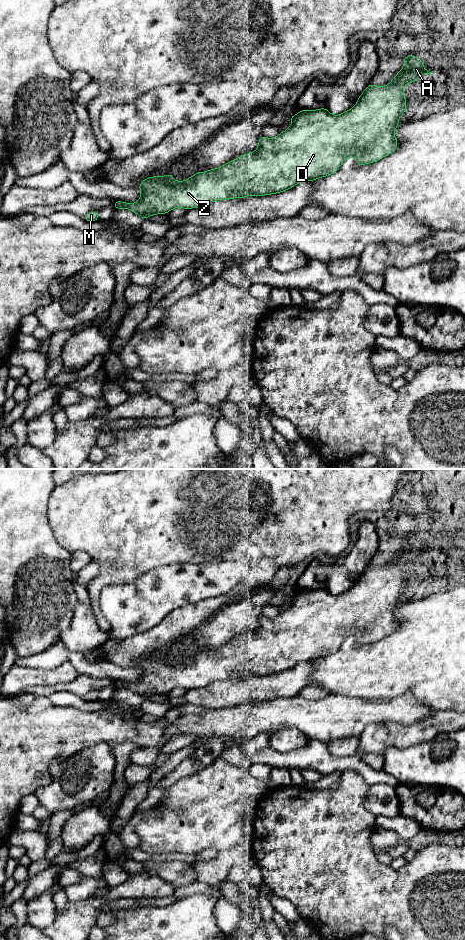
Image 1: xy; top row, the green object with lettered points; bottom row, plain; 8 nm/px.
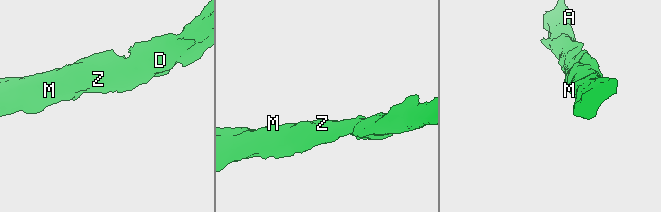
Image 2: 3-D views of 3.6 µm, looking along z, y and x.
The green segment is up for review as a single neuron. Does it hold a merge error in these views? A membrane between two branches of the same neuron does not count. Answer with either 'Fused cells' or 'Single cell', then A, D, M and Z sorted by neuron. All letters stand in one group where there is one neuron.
Single cell. Groups: A D M Z

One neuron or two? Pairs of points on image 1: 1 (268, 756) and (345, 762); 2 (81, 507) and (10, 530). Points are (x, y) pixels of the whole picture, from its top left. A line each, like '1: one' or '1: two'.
1: one
2: two

